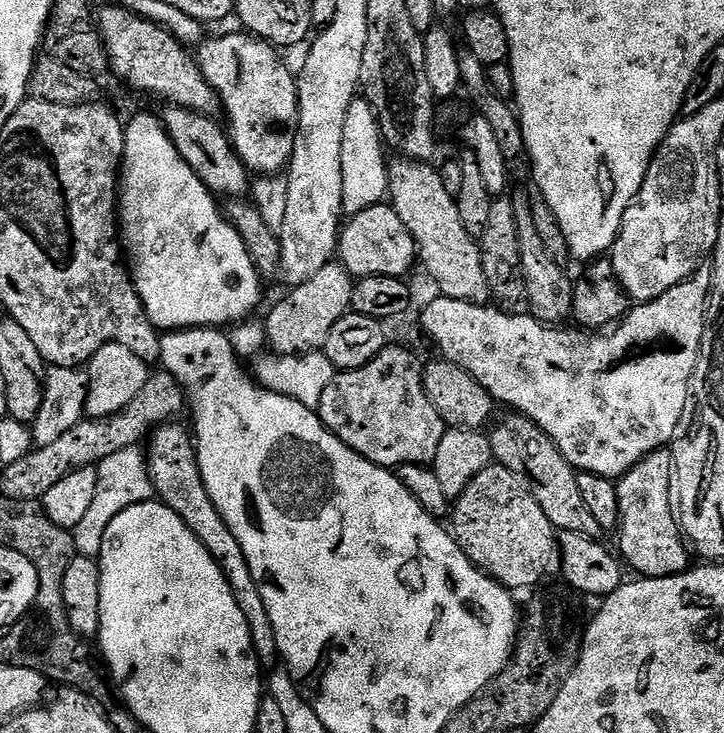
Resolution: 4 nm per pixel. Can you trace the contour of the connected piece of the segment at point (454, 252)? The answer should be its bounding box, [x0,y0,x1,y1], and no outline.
[387,159,490,305]

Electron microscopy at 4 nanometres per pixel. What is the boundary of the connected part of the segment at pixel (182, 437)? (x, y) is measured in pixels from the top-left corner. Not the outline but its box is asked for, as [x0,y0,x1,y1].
[146,422,276,662]

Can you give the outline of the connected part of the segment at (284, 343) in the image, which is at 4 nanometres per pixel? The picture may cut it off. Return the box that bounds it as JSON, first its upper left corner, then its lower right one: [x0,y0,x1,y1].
[266,262,354,356]

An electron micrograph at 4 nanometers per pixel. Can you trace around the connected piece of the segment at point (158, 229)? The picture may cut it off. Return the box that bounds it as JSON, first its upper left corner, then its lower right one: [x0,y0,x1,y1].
[118,116,262,330]

